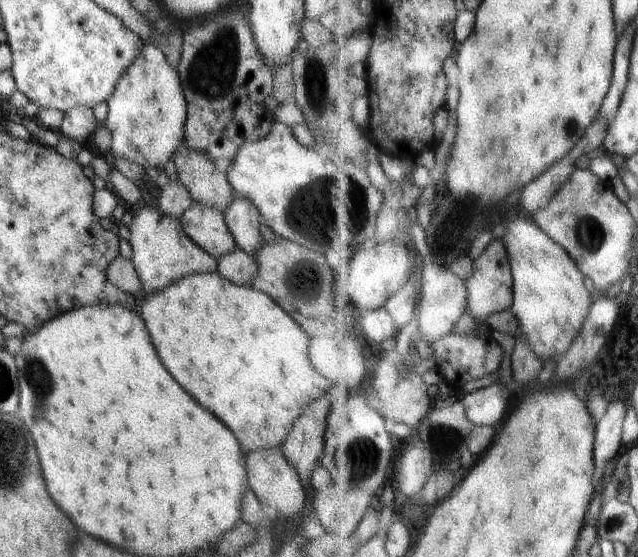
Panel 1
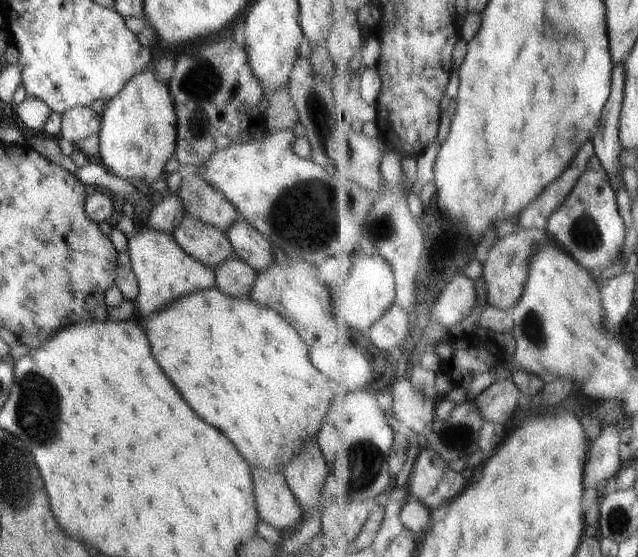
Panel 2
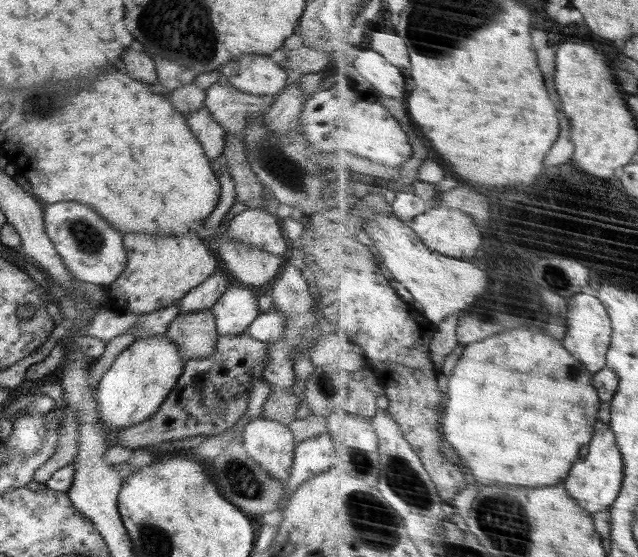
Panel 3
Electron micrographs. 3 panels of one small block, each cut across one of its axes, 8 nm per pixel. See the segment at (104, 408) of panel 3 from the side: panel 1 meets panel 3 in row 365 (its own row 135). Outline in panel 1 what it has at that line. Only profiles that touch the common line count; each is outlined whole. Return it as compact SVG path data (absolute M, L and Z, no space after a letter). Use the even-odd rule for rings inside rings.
M145 43L138 52L132 65L120 76L114 93L107 101L107 120L104 125L112 136L110 158L123 158L137 163L139 166L162 167L174 157L177 149L184 144L185 121L187 118L187 103L184 97L181 81L177 70L168 65L162 47L154 43Z

